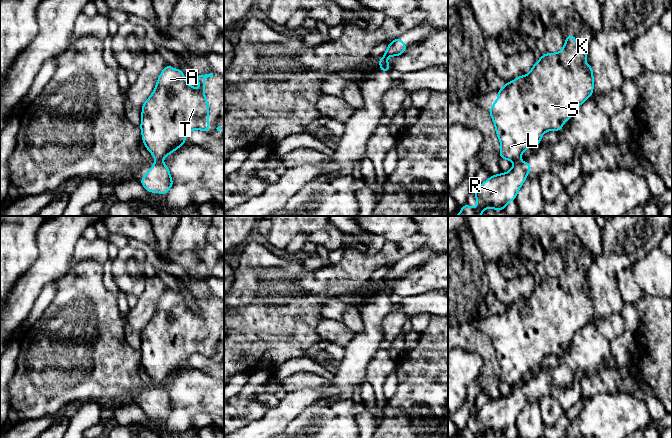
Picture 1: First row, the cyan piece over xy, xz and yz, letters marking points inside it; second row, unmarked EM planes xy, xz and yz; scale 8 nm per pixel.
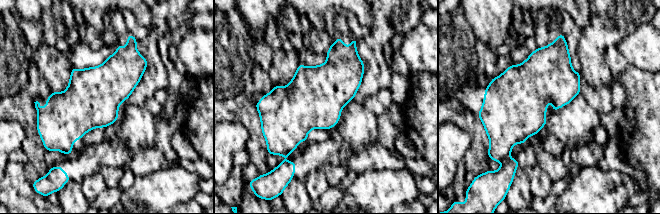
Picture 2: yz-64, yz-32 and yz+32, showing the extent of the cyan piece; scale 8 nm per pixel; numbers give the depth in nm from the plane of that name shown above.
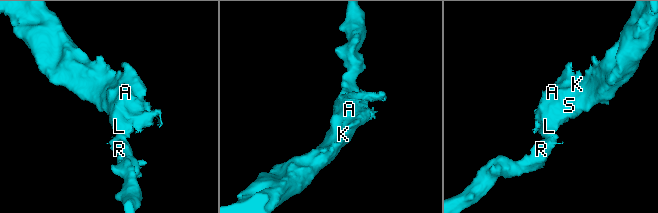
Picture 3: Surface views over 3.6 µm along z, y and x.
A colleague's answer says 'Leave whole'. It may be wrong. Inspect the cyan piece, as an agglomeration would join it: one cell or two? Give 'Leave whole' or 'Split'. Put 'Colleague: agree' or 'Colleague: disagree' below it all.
Split
Colleague: disagree

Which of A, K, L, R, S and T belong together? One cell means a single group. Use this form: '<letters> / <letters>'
A K L S T / R

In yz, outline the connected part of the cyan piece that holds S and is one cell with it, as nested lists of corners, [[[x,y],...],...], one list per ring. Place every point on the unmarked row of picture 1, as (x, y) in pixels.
[[[570,258],[566,261],[561,275],[542,279],[527,299],[521,299],[513,305],[505,307],[504,311],[498,314],[498,323],[488,336],[492,341],[500,365],[501,383],[512,386],[519,385],[527,372],[533,372],[534,369],[540,368],[544,357],[563,353],[563,347],[570,344],[573,335],[592,319],[594,313],[593,295],[589,285],[587,289],[584,288],[585,283],[588,284],[587,275],[583,277],[576,262]]]

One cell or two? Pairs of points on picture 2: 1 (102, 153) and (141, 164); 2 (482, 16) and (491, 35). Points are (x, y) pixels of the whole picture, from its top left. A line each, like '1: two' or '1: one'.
1: two
2: one

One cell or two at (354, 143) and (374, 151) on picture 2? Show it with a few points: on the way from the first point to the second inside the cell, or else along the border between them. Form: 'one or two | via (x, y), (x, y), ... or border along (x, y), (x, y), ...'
two | border along (377, 141), (356, 151), (347, 161)

